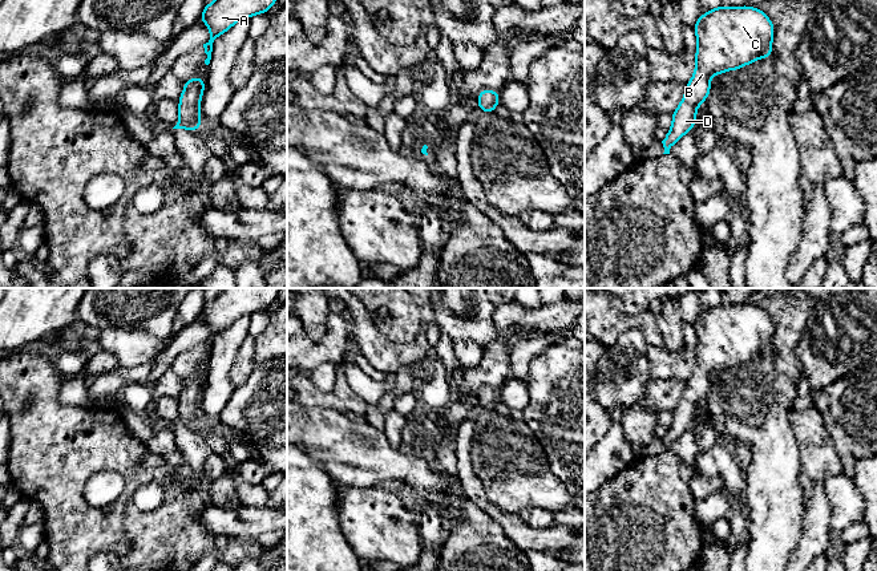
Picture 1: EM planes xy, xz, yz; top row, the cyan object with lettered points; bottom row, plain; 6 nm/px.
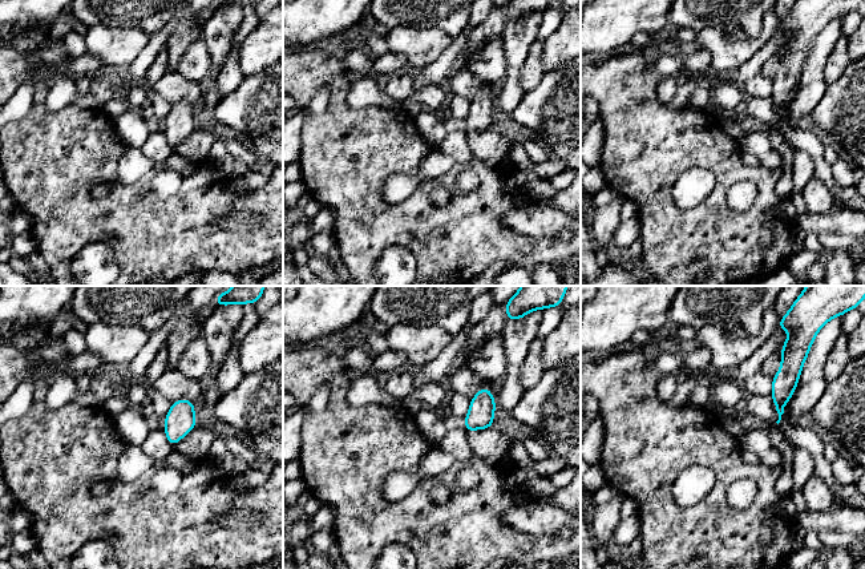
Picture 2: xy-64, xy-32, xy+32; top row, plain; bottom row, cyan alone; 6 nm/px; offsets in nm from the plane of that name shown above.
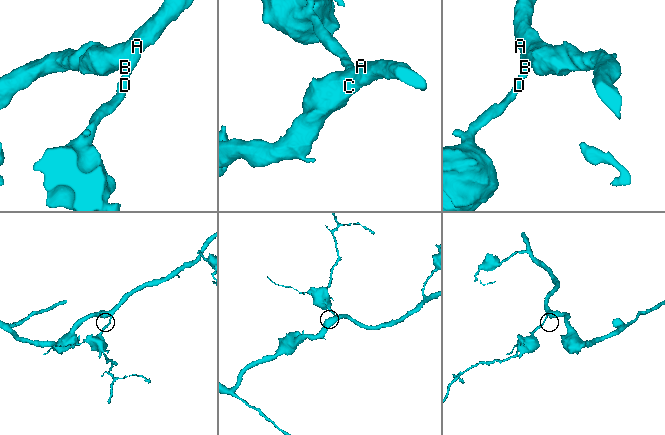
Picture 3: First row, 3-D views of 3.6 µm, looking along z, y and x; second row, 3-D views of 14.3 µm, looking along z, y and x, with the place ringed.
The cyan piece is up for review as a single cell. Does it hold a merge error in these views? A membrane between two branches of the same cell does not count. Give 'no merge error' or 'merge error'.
no merge error

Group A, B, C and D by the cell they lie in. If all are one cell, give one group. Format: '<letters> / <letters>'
A B C D

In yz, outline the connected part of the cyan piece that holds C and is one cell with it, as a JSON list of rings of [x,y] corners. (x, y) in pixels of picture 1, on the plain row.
[[[749,303],[711,307],[700,312],[694,328],[698,339],[695,370],[686,381],[683,398],[671,412],[672,425],[662,438],[663,451],[670,451],[671,444],[695,426],[698,404],[712,386],[712,372],[737,368],[772,353],[775,324],[761,307]]]

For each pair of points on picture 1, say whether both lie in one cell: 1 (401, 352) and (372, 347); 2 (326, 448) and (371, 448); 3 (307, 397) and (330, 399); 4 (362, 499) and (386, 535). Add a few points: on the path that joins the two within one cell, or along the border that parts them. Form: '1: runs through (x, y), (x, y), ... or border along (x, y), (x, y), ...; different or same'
1: runs through (395, 352), (379, 351); same
2: runs through (336, 448), (360, 448); same
3: runs through (312, 397), (324, 399); same
4: runs through (362, 509), (378, 526); same

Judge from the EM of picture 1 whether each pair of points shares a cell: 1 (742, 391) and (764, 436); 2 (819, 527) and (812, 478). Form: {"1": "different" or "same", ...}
{"1": "same", "2": "same"}

